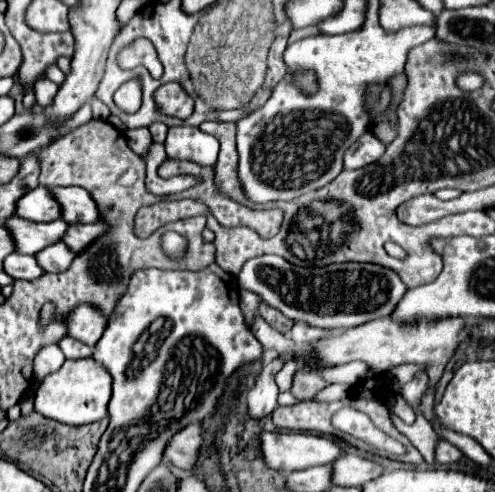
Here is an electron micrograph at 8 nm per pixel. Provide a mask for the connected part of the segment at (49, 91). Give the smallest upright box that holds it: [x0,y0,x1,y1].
[36,78,56,106]

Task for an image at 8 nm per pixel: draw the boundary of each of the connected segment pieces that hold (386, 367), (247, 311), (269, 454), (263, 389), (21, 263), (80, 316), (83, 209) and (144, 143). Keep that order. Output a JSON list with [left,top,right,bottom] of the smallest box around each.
[[314,318,464,420],[239,290,261,328],[260,432,340,472],[246,358,284,420],[4,252,42,280],[68,304,106,346],[50,186,98,224],[126,128,152,156]]

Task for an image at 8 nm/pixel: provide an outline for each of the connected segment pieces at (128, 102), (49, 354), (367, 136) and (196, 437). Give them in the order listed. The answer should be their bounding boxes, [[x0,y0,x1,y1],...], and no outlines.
[[114,78,142,112],[34,344,64,382],[344,132,386,170],[164,424,202,470]]

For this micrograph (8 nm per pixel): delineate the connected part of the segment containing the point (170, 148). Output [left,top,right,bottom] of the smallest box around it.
[164,126,218,164]

